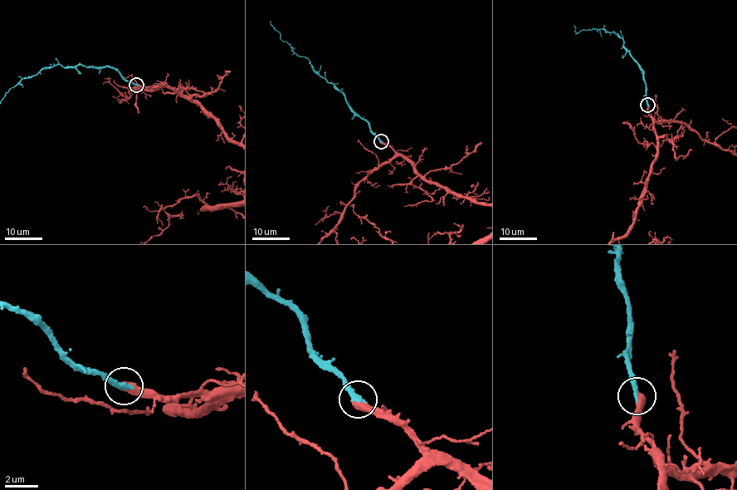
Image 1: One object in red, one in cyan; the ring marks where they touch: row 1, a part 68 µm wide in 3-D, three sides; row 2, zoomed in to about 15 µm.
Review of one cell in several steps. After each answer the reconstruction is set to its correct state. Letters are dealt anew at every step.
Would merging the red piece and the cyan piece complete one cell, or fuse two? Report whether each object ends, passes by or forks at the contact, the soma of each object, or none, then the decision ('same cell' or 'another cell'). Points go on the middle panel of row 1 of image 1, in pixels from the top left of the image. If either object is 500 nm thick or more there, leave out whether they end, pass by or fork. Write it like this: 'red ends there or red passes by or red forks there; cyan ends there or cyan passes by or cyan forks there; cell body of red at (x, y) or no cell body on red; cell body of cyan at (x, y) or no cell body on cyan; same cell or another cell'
red ends there; cyan ends there; no cell body on red; no cell body on cyan; same cell

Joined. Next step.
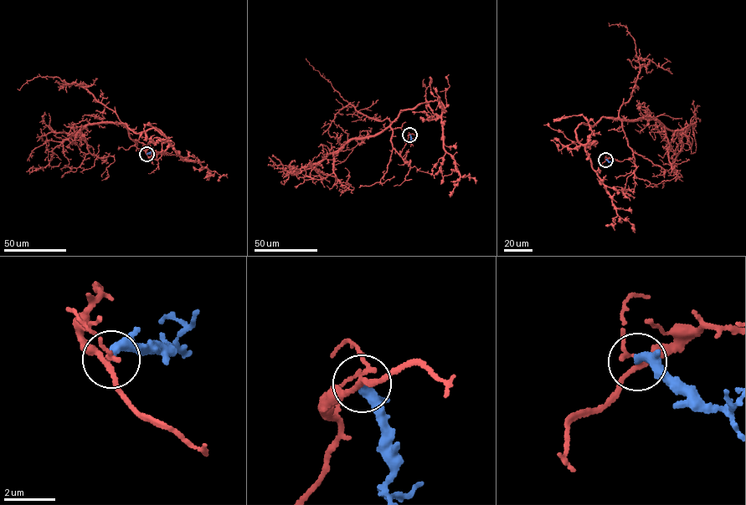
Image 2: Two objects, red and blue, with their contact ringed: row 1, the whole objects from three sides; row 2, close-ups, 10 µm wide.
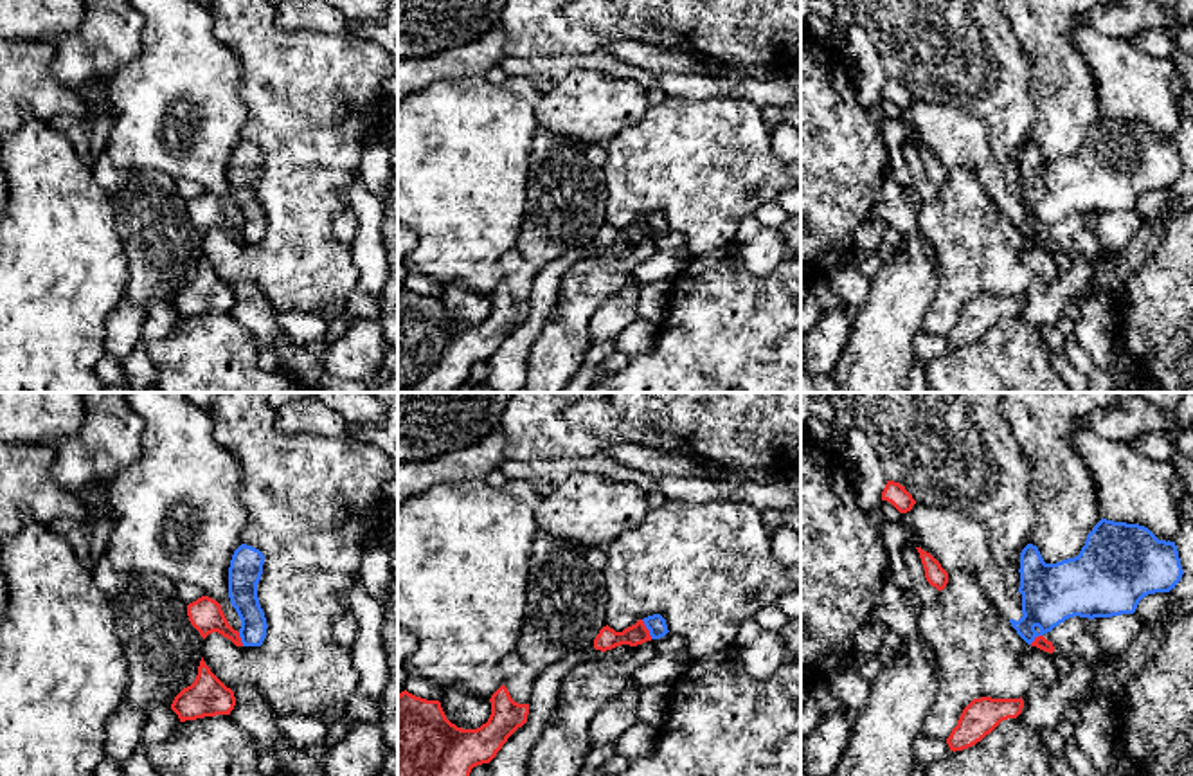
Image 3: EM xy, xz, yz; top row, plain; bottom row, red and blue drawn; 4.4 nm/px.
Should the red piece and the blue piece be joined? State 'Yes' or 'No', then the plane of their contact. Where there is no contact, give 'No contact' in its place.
No. Touches red in xz

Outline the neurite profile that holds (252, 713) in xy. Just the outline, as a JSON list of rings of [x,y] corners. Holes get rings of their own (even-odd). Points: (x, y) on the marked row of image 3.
[[[238,686],[232,690],[236,706],[229,718],[247,731],[257,744],[259,751],[274,749],[277,744],[290,744],[277,724],[277,713],[252,686]]]

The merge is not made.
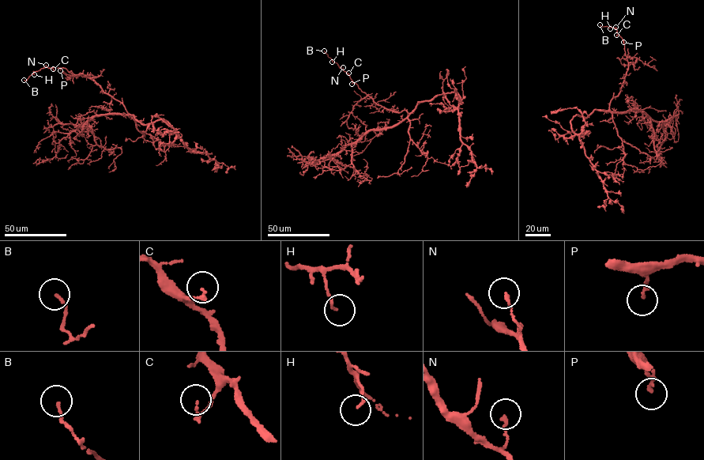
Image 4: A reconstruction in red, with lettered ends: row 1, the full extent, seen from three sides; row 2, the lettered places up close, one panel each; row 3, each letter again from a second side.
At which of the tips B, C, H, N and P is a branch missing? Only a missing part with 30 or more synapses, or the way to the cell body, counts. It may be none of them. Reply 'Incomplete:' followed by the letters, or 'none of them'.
Incomplete: none of them

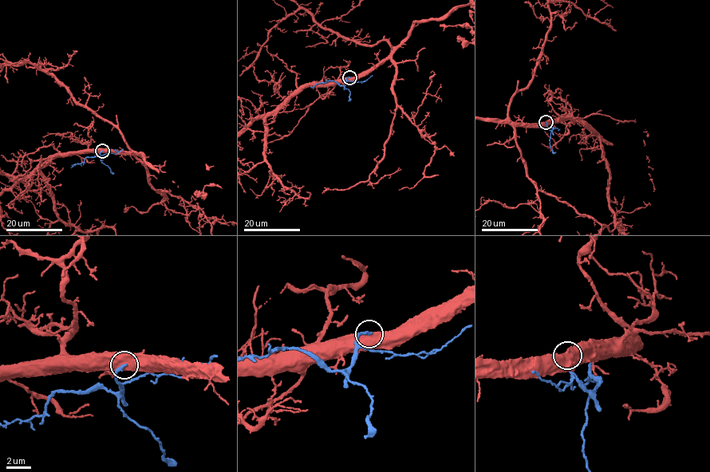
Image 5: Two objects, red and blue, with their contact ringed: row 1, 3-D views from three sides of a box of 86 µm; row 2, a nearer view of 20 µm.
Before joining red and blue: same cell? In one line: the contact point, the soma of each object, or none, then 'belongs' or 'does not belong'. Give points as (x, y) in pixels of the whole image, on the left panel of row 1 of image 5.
at (102, 151); no cell body on red; no cell body on blue; does not belong

